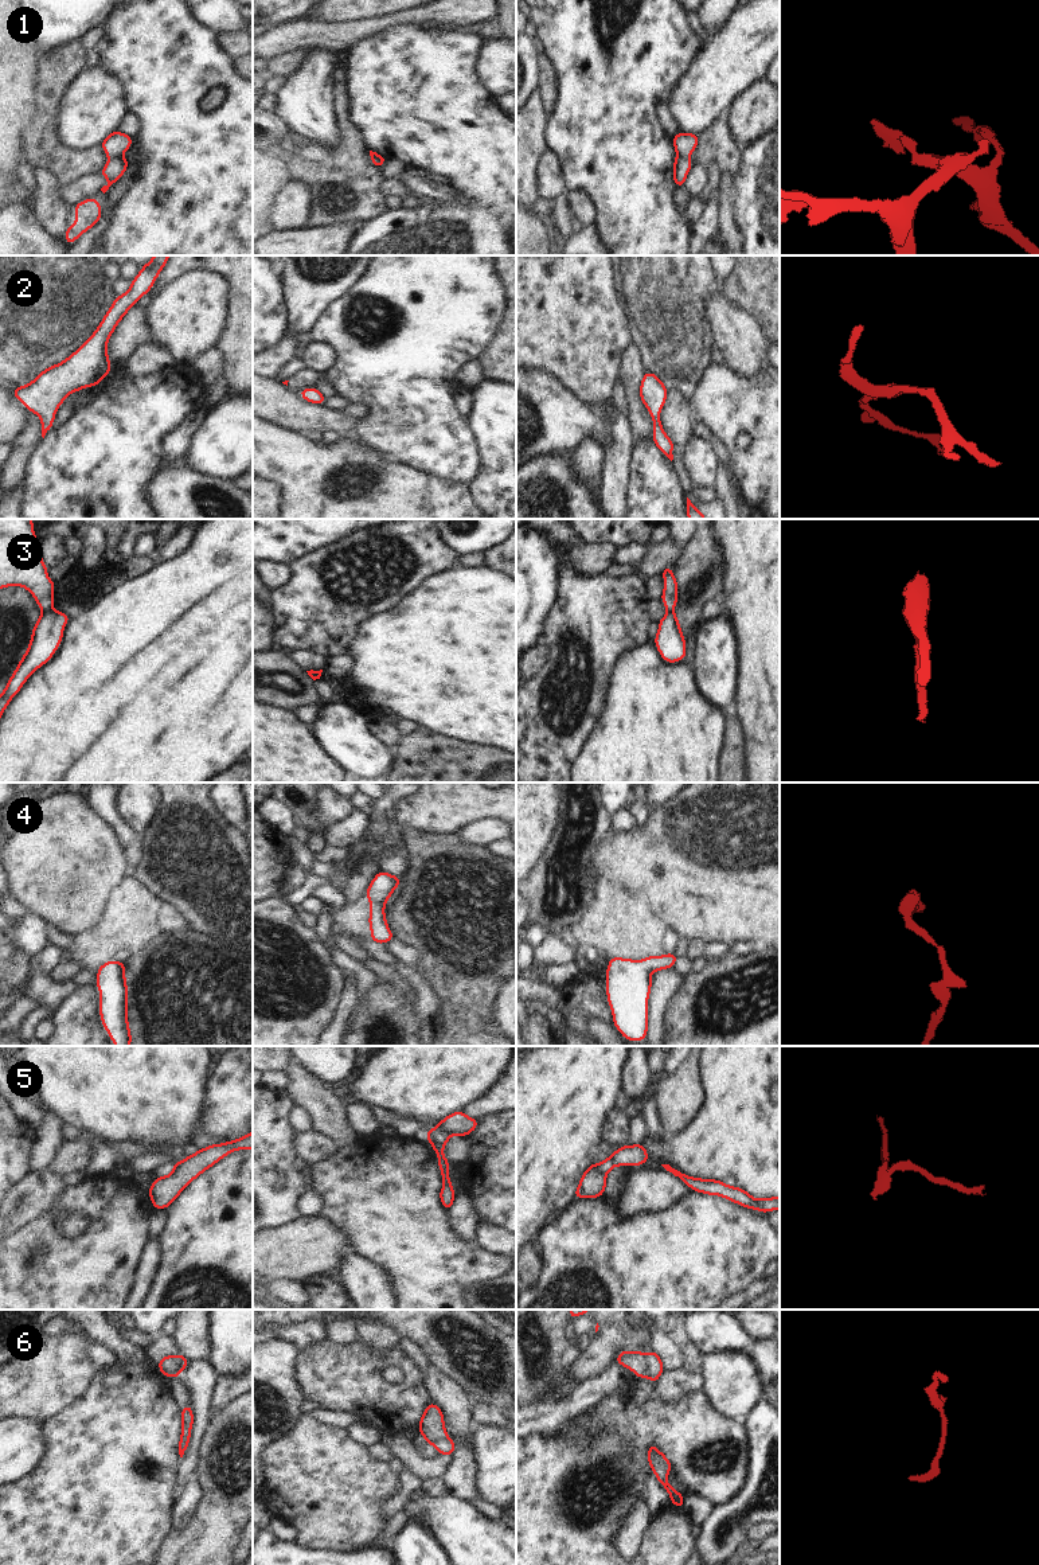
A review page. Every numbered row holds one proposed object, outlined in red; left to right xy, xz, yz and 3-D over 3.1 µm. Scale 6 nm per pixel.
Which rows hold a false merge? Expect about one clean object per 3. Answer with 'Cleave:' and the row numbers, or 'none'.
Cleave: 1, 3, 5, 6

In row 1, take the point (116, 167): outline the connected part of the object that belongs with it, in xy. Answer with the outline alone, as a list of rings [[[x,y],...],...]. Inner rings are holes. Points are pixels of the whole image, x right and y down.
[[[122,156],[109,159],[108,164],[99,171],[109,182],[108,186],[101,188],[103,194],[125,173],[128,165],[129,161]]]

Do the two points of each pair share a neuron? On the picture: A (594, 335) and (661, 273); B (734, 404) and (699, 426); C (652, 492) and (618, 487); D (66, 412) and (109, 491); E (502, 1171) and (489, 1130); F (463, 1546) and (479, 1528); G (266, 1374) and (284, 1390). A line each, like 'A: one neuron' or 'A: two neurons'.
A: two neurons
B: two neurons
C: two neurons
D: two neurons
E: one neuron
F: one neuron
G: one neuron

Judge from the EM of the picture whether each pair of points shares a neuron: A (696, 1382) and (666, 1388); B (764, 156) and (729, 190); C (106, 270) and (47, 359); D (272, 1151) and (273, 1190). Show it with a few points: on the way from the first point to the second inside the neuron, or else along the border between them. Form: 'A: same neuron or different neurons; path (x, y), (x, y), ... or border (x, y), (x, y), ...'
A: same neuron; path (688, 1381), (674, 1382)
B: different neurons; border (733, 176), (734, 217)
C: different neurons; border (98, 269), (100, 274), (110, 281)
D: same neuron; path (272, 1160), (272, 1181)

